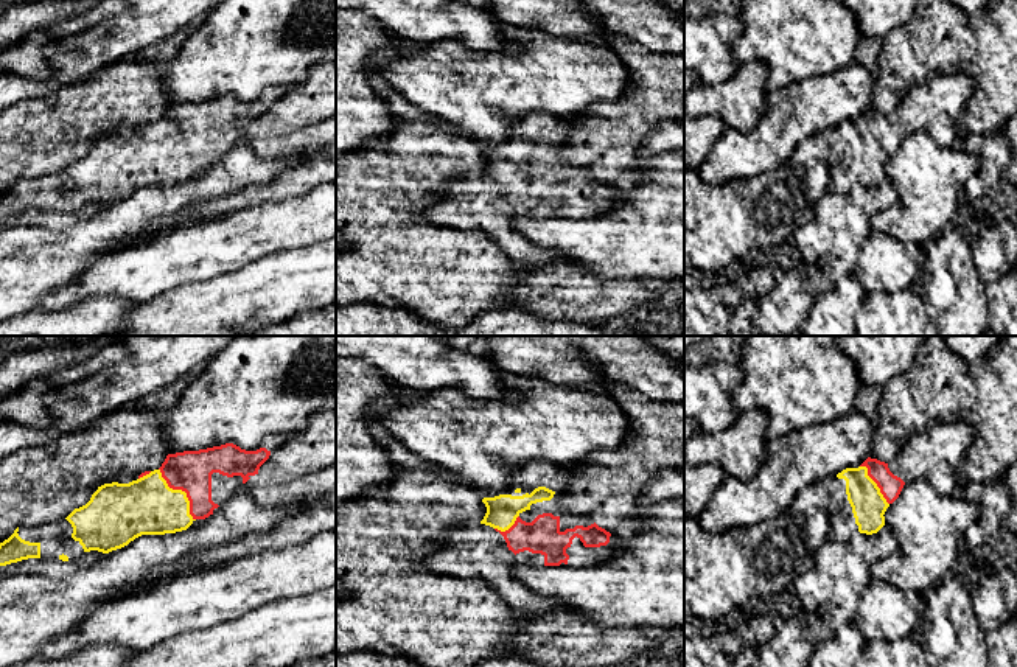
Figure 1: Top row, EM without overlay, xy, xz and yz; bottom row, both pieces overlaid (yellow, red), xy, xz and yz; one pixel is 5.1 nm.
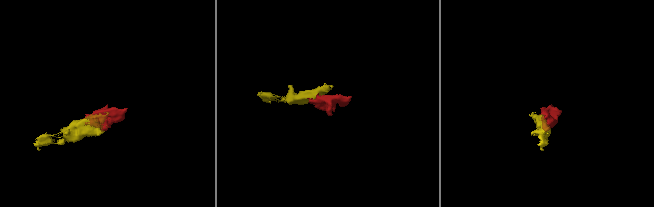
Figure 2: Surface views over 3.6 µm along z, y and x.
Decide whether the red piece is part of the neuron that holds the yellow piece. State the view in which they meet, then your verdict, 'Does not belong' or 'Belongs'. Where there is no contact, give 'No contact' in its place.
Touches yellow in xy. Belongs

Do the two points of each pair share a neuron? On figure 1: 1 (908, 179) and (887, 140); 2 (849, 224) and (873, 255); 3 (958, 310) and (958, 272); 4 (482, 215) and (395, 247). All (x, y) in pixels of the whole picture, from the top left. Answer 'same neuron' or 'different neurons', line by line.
1: different neurons
2: different neurons
3: same neuron
4: different neurons

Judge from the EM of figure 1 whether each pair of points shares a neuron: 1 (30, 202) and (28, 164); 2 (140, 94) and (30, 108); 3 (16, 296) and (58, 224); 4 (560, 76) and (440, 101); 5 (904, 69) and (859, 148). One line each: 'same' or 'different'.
1: different
2: same
3: different
4: same
5: different

